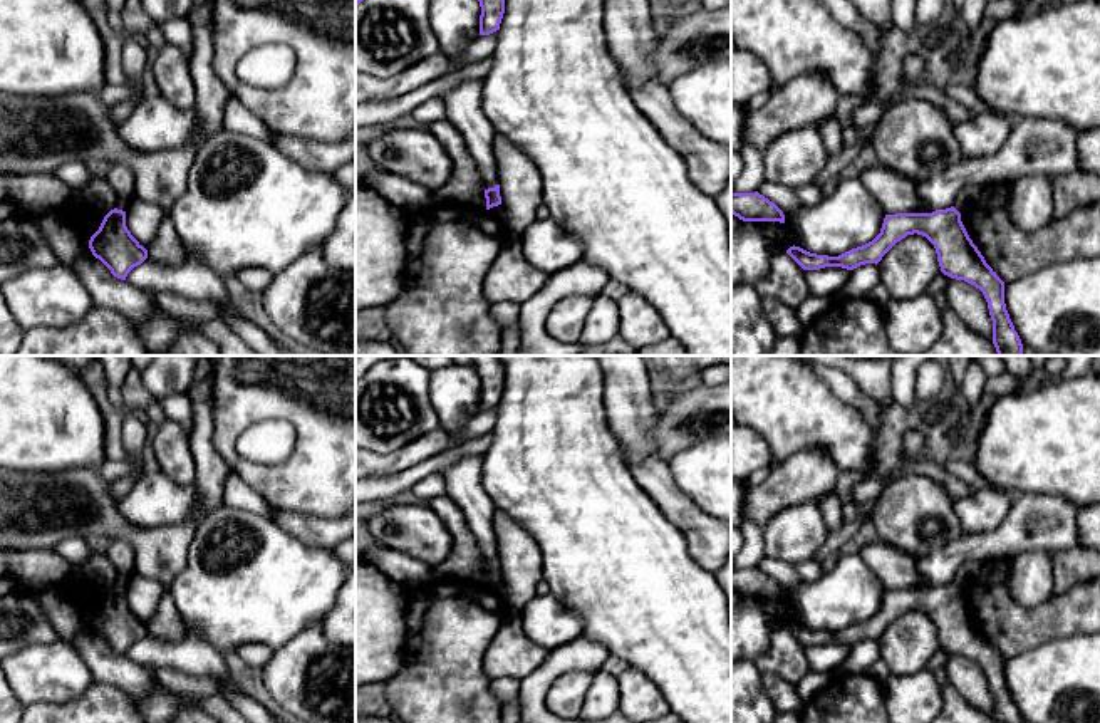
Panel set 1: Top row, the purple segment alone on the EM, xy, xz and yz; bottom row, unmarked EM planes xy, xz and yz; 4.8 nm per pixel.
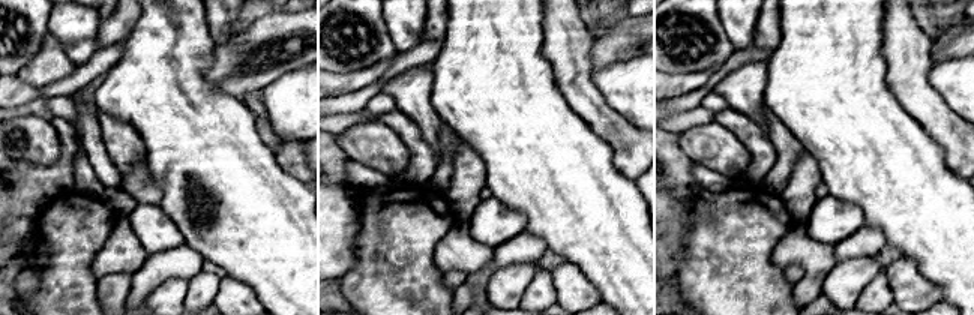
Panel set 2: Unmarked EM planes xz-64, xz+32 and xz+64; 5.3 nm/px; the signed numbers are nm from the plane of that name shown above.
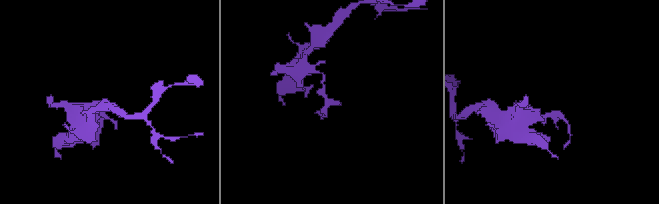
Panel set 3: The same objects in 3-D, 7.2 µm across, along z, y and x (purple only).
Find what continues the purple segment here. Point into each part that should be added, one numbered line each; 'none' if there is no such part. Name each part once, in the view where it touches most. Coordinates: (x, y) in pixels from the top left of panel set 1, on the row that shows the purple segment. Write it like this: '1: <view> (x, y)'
none

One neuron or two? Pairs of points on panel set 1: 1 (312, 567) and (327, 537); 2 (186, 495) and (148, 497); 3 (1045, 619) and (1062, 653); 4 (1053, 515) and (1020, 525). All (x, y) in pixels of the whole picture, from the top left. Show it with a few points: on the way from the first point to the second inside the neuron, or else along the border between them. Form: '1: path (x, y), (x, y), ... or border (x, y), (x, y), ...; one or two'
1: border (287, 530), (311, 546), (334, 551); two
2: path (176, 497), (158, 497); one
3: border (1082, 633), (1072, 638), (1048, 639), (1018, 655); two
4: path (1045, 522), (1028, 525); one

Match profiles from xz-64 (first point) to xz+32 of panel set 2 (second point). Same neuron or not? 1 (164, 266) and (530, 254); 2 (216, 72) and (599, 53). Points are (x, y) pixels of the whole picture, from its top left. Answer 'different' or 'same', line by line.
1: same
2: same

